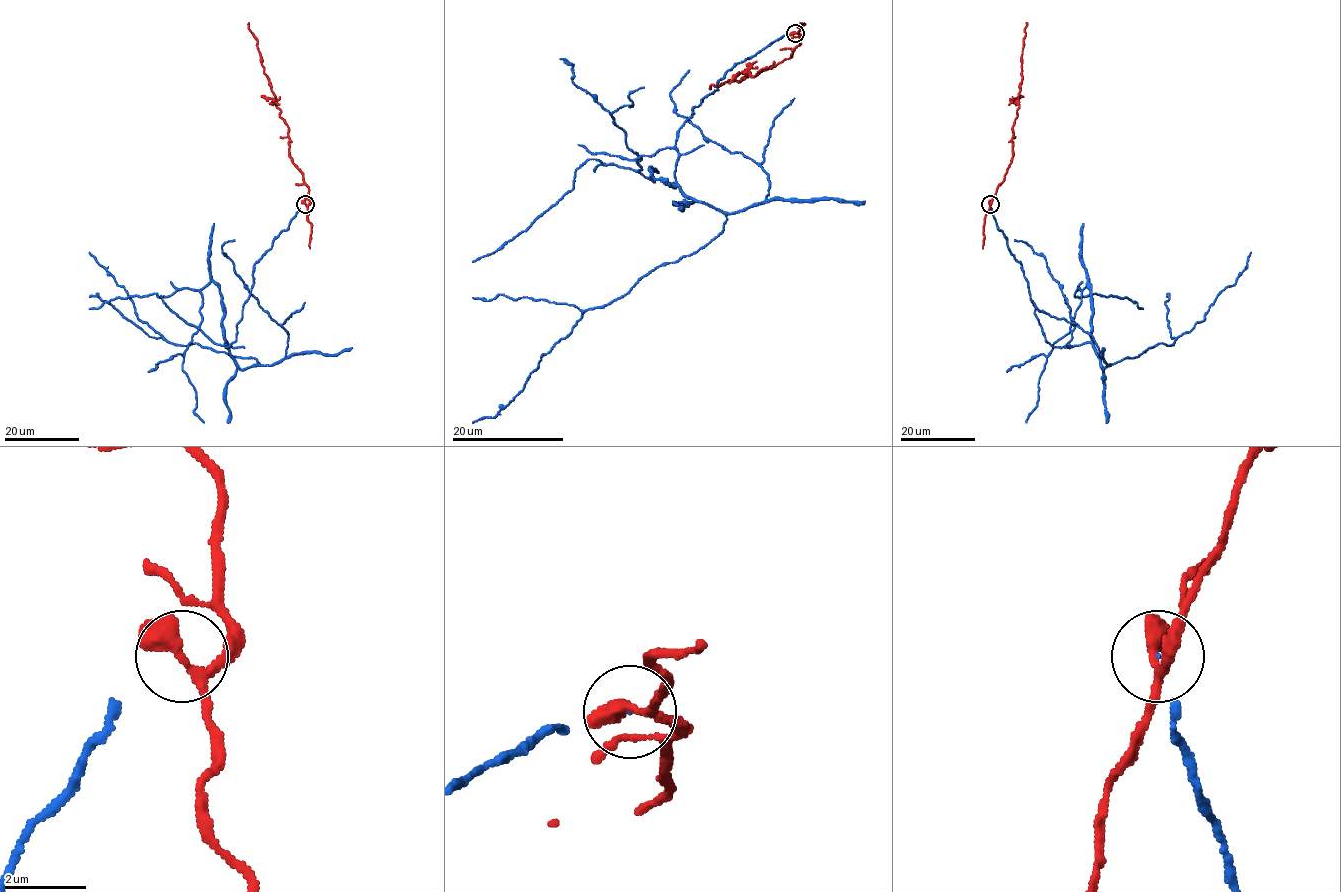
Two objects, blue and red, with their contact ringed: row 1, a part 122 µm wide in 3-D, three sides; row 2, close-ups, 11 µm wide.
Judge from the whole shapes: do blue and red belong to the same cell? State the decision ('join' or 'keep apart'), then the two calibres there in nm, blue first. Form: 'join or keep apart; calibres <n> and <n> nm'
keep apart; calibres 20 and 280 nm

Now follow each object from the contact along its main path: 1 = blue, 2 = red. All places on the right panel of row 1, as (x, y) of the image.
1: (990, 204), (1045, 340), (1090, 343), (1103, 369), (1171, 345), (1202, 322), (1250, 252)
2: (990, 204), (1011, 162), (1012, 125), (1019, 106), (1025, 22)

